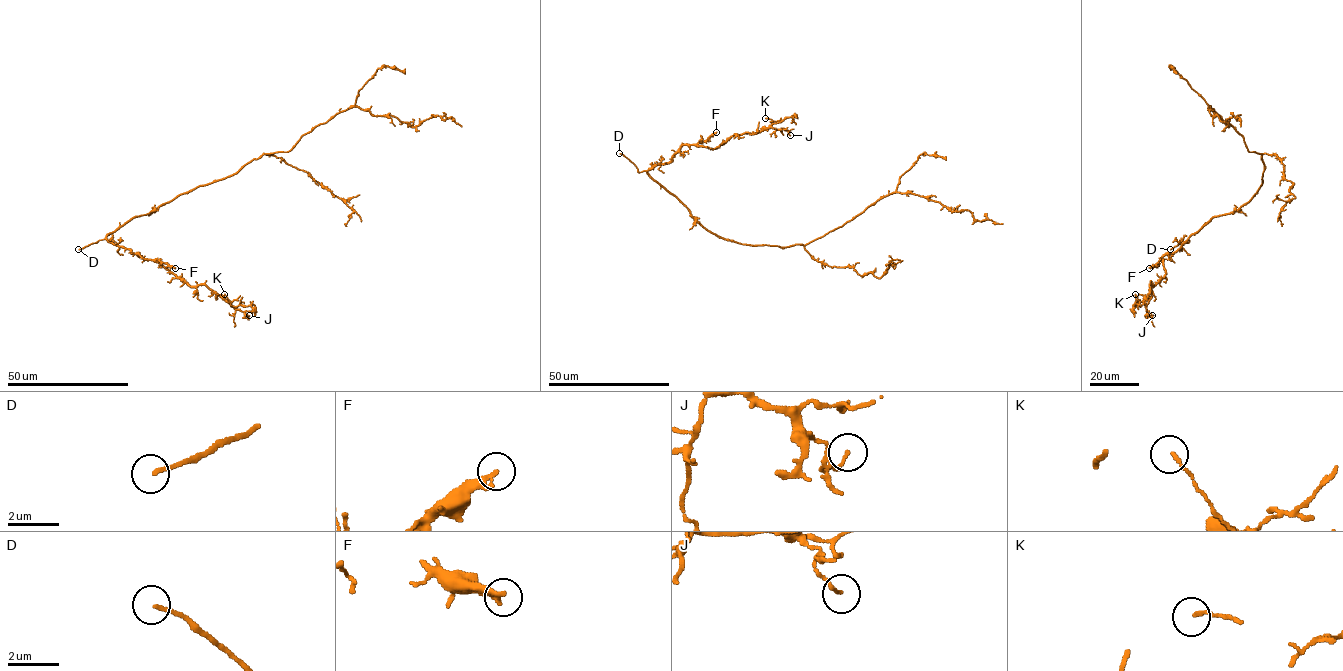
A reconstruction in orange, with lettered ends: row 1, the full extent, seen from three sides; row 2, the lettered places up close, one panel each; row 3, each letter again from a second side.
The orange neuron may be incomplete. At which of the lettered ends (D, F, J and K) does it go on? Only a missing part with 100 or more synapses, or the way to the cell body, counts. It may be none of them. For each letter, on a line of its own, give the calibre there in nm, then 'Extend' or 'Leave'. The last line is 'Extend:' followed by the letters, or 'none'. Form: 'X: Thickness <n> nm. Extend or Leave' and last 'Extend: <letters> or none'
D: Thickness 140 nm. Extend
F: Thickness 280 nm. Leave
J: Thickness 120 nm. Leave
K: Thickness 120 nm. Leave
Extend: D

